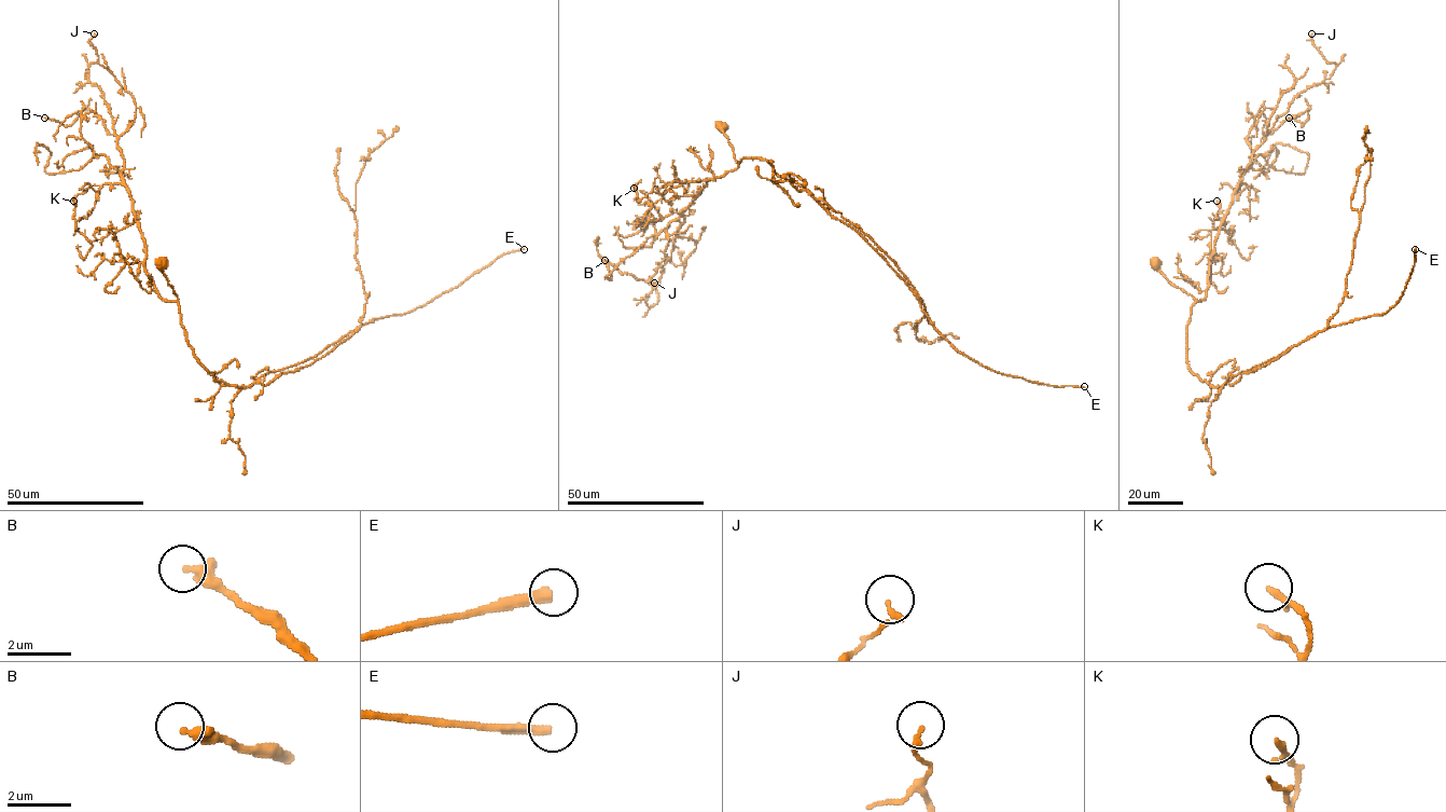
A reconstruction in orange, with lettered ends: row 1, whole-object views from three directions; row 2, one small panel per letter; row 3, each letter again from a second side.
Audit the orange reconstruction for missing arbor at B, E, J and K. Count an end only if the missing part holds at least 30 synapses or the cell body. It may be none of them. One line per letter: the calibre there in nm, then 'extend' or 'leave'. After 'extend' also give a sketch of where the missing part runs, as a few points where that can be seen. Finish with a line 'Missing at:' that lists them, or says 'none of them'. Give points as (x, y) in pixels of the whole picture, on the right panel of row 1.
B: 380 nm thick; leave
E: 300 nm thick; extend; missing branch runs (1415, 249), (1409, 236), (1386, 223), (1357, 196), (1294, 173), (1236, 156), (1224, 142)
J: 180 nm thick; leave
K: 190 nm thick; leave
Missing at: E

